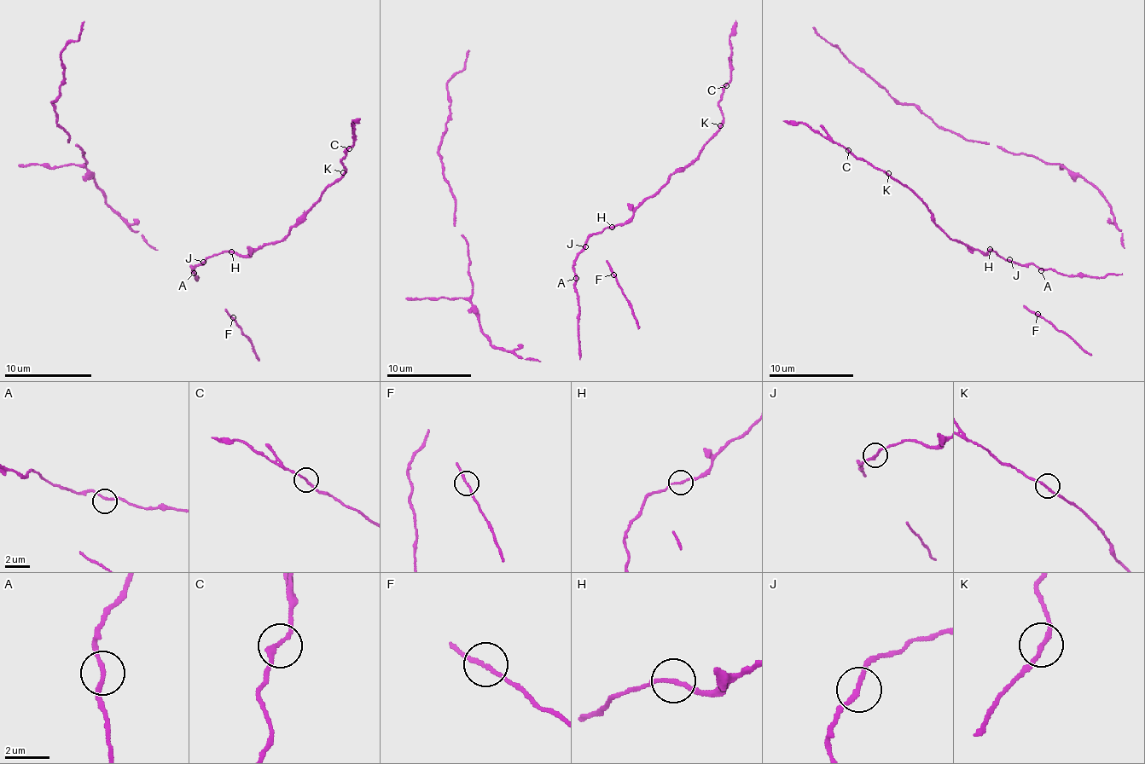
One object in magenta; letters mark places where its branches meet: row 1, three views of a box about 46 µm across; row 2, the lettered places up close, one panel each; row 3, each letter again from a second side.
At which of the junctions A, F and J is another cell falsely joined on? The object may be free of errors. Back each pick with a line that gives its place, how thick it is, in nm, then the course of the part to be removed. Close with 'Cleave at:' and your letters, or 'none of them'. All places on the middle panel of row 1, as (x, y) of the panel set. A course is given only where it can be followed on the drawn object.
Cleave at: none of them

